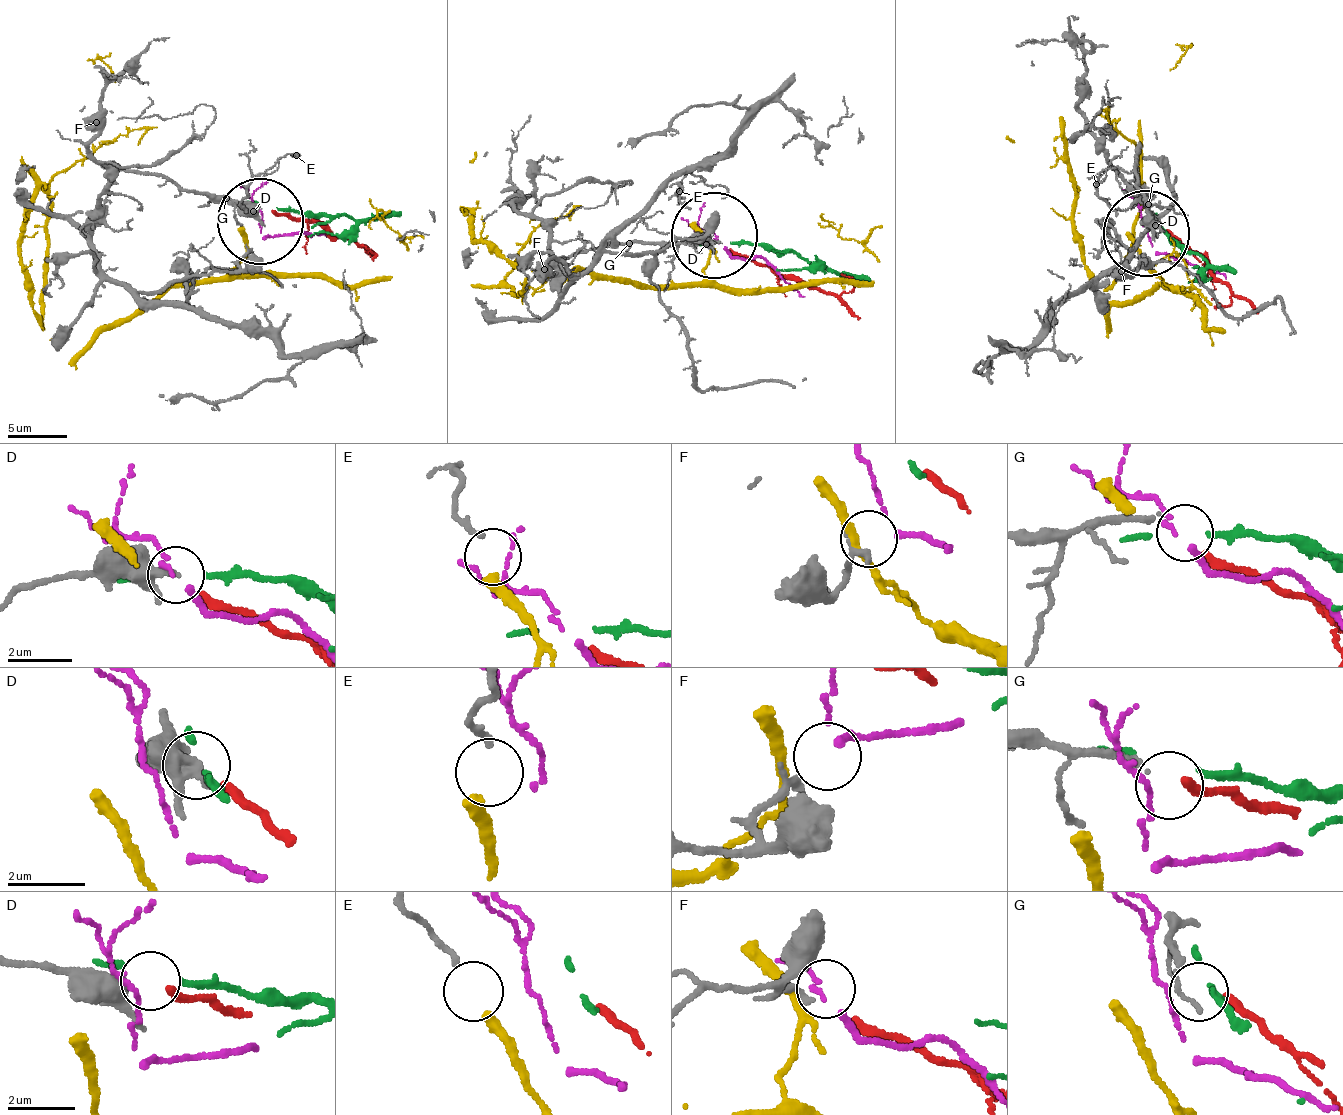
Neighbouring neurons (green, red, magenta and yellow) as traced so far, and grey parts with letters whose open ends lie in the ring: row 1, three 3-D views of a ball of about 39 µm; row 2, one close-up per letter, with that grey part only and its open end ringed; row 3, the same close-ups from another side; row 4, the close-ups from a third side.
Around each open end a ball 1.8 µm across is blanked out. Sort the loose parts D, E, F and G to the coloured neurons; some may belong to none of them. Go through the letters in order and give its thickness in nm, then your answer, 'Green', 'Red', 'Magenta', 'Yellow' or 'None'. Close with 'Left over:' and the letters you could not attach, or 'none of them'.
D: Thickness 400 nm. None
E: Thickness 160 nm. Yellow
F: Thickness 220 nm. Magenta
G: Thickness 170 nm. Red
Left over: D

